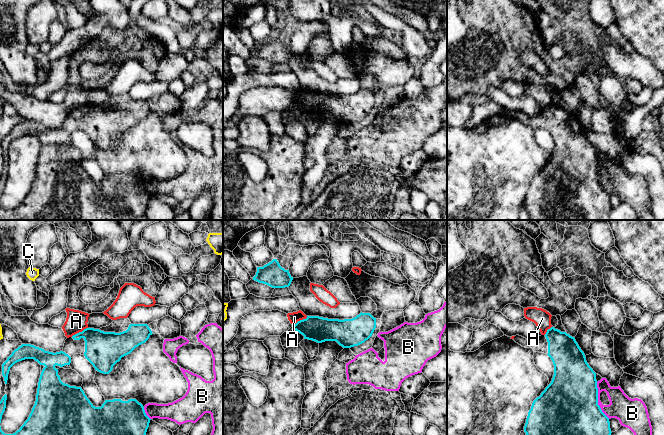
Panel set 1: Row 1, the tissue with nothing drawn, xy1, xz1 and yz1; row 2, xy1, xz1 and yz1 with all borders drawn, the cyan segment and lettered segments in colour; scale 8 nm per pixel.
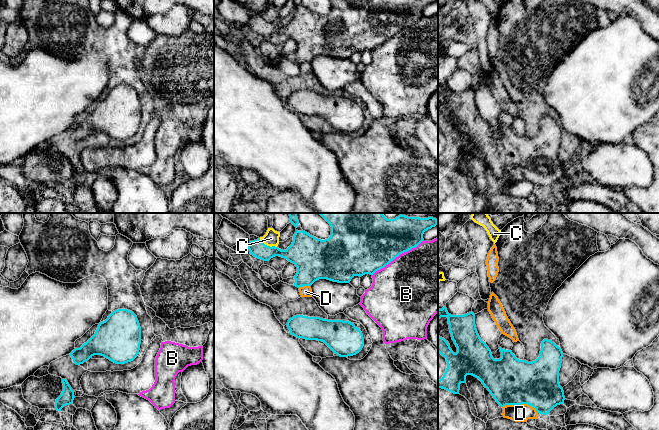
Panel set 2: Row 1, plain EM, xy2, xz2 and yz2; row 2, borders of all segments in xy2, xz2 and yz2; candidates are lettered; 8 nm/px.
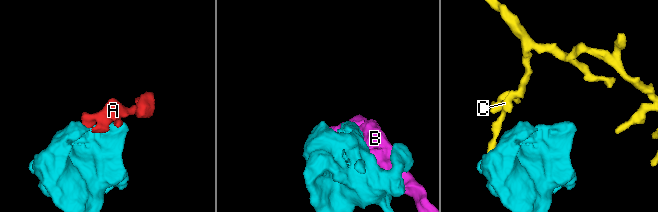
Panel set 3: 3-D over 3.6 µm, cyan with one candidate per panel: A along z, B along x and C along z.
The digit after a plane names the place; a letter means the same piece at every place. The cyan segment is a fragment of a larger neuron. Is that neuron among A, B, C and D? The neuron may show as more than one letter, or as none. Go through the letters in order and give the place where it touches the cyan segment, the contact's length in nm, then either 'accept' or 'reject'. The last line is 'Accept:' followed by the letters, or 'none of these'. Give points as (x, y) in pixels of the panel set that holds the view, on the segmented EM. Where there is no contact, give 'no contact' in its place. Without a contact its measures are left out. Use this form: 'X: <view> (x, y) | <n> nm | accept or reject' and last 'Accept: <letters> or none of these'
A: xy1 (79, 332) | 150 nm | reject
B: xz2 (397, 256) | 500 nm | reject
C: xz2 (268, 246) | 160 nm | reject
D: yz2 (520, 404) | 300 nm | reject
Accept: none of these

